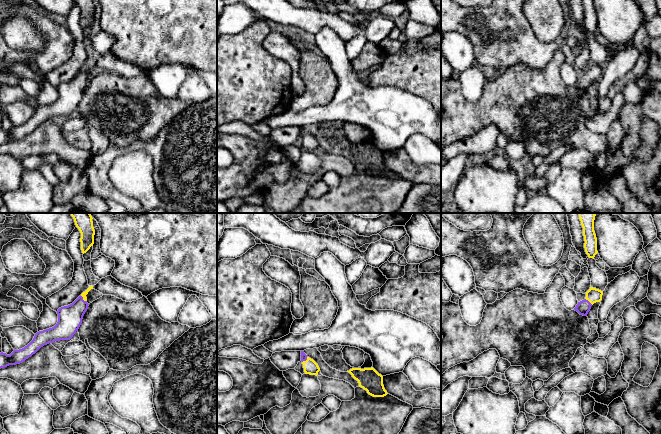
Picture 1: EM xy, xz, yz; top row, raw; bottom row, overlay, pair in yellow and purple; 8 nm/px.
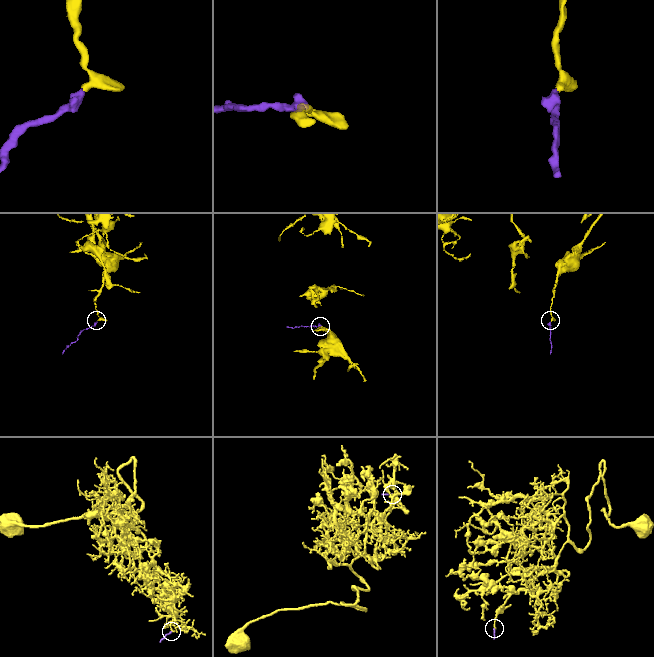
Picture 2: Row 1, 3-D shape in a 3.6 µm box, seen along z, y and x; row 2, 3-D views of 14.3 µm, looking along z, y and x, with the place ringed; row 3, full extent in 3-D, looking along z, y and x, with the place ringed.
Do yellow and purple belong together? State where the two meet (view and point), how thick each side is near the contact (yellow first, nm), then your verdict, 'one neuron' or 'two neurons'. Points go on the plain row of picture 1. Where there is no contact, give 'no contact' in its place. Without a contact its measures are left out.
xy (83, 75) | 40/190 nm | one neuron

